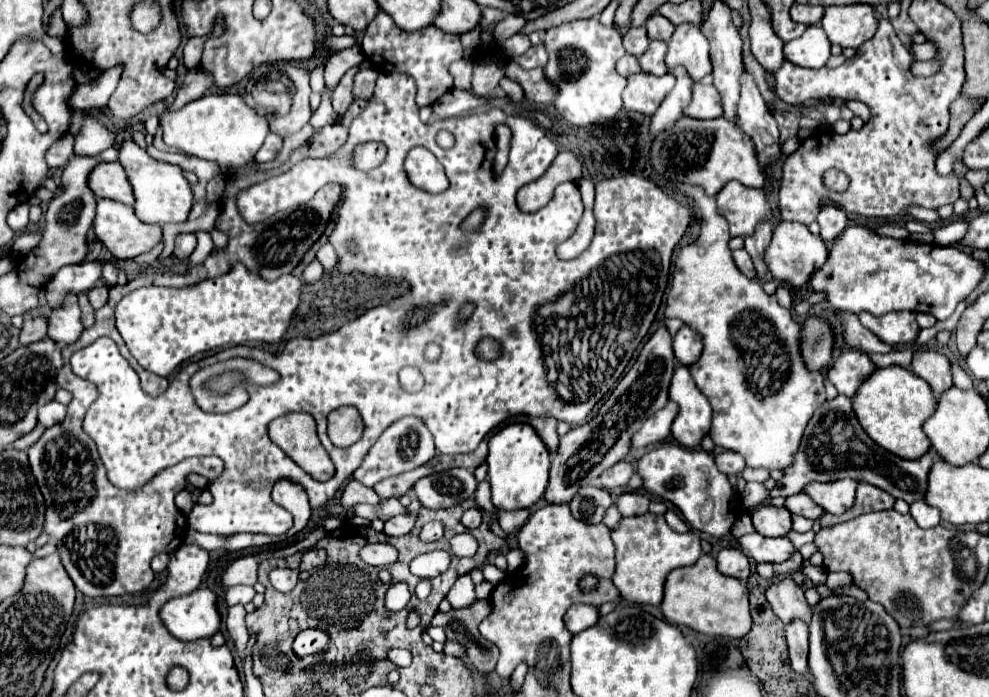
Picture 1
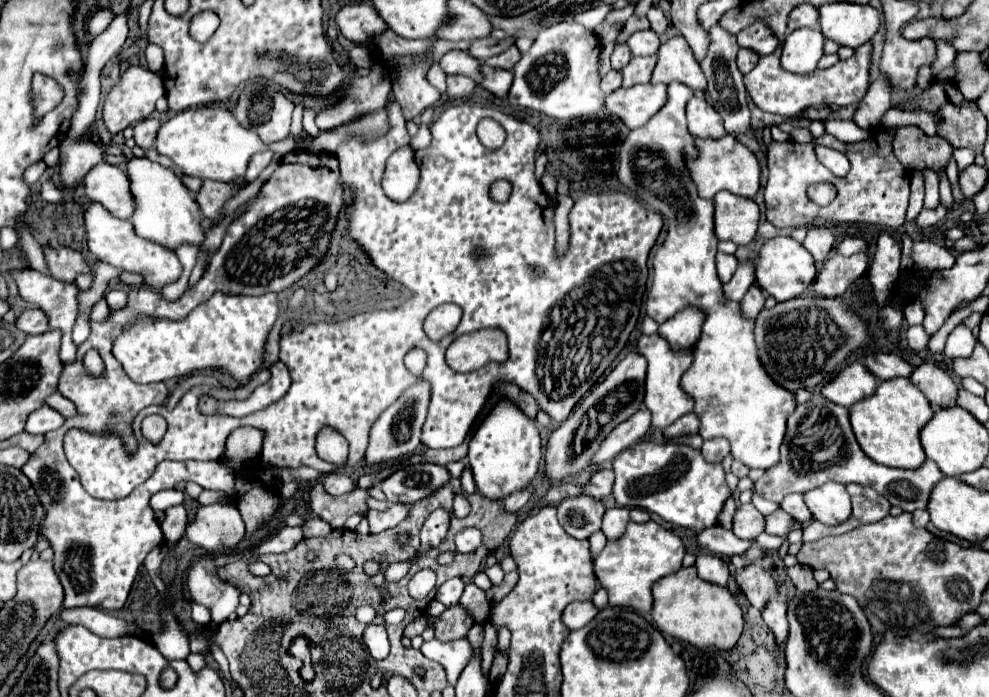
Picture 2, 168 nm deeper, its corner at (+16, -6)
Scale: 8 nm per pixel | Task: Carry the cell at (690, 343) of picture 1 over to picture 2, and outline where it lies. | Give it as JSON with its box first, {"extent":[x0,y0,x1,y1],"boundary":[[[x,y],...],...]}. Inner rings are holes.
{"extent":[660,306,704,352],"boundary":[[[684,306],[682,312],[676,312],[664,324],[660,324],[660,334],[668,340],[668,344],[680,352],[686,348],[694,348],[700,338],[704,324],[704,310],[696,306]]]}

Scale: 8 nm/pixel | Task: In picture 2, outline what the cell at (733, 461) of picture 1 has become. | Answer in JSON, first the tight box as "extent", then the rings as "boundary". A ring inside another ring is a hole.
{"extent":[702,438,730,462],"boundary":[[[716,438],[716,440],[704,440],[702,446],[702,454],[708,462],[722,462],[724,456],[730,452],[730,444],[724,438]]]}

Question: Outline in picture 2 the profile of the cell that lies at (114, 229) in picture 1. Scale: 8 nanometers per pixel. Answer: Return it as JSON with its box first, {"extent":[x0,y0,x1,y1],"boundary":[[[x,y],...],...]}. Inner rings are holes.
{"extent":[84,202,182,290],"boundary":[[[96,202],[86,210],[84,218],[86,218],[86,232],[88,232],[88,248],[98,260],[108,262],[124,272],[136,272],[136,274],[144,276],[144,282],[148,286],[152,286],[152,290],[164,288],[166,284],[172,284],[180,278],[182,264],[180,264],[176,252],[172,252],[152,240],[140,238],[128,220],[120,220],[120,218],[112,216],[102,204],[96,204]]]}

